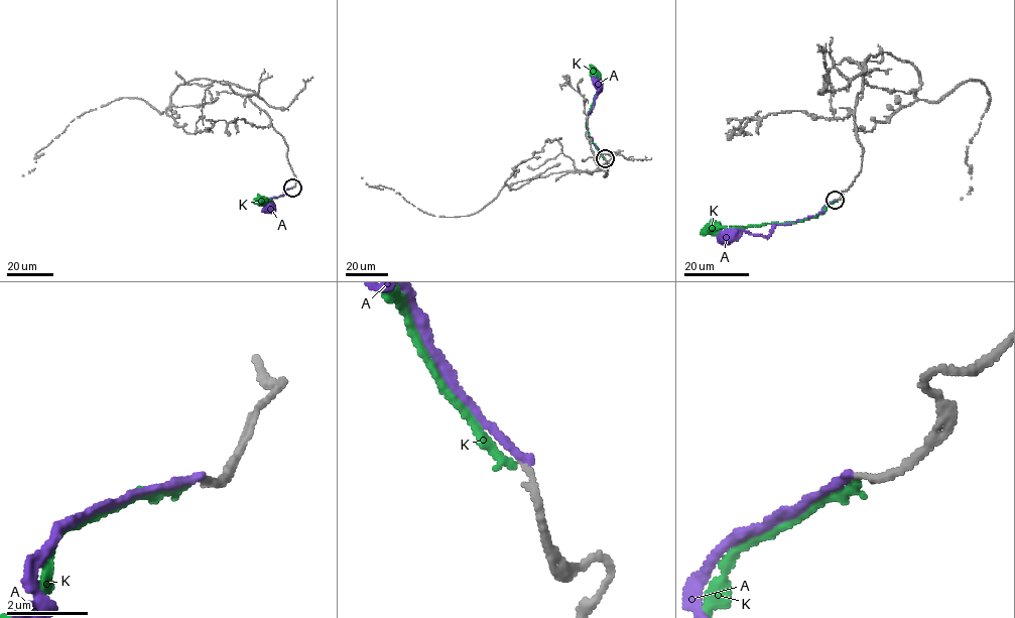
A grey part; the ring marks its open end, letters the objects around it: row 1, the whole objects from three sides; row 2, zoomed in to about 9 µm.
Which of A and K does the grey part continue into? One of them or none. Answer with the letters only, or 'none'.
K

